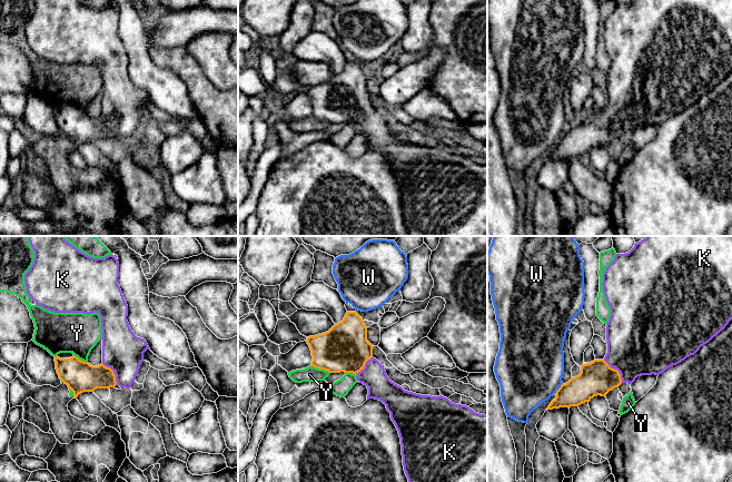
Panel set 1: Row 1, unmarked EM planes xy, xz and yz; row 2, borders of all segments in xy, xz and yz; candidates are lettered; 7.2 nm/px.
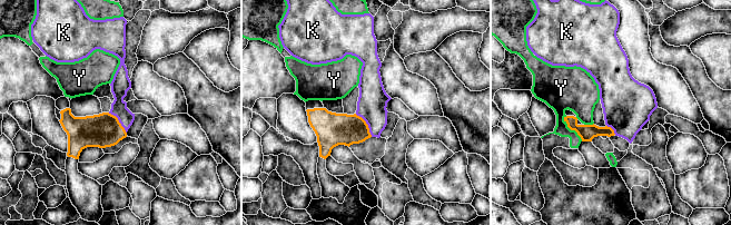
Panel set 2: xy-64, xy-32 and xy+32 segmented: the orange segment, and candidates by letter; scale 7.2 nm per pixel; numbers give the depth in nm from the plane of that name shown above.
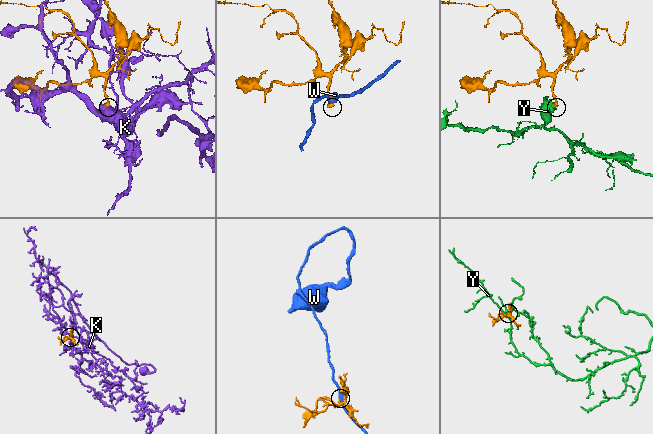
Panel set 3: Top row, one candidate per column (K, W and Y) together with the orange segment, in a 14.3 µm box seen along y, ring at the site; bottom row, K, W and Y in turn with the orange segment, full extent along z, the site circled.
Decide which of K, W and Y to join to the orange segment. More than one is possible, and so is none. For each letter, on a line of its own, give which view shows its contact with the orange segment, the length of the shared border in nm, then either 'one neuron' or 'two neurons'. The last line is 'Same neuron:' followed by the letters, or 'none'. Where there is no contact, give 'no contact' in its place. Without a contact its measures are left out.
K: contact in yz; length 220 nm; one neuron
W: contact in yz; length 100 nm; two neurons
Y: contact in xz; length 160 nm; two neurons
Same neuron: K

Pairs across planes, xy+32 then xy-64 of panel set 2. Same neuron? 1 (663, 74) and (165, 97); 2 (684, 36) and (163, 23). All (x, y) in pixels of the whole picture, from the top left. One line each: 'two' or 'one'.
1: one
2: one

